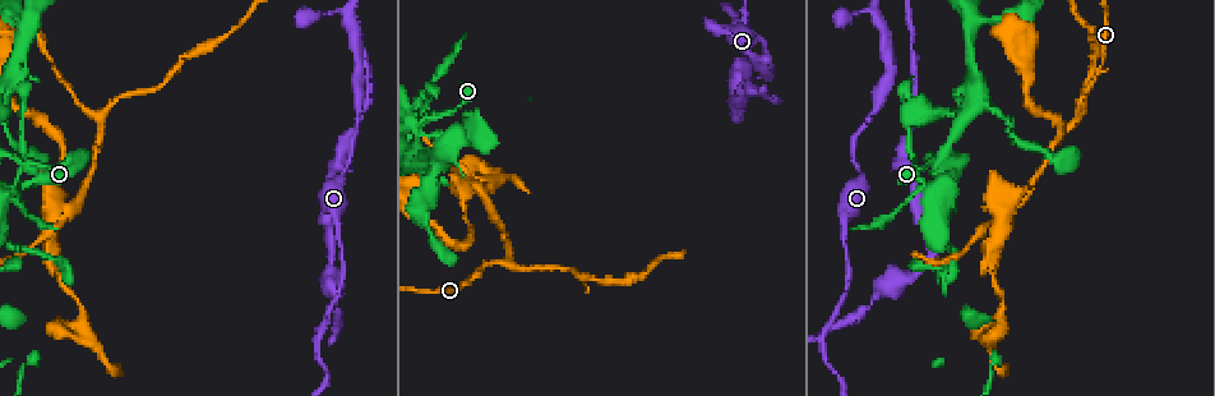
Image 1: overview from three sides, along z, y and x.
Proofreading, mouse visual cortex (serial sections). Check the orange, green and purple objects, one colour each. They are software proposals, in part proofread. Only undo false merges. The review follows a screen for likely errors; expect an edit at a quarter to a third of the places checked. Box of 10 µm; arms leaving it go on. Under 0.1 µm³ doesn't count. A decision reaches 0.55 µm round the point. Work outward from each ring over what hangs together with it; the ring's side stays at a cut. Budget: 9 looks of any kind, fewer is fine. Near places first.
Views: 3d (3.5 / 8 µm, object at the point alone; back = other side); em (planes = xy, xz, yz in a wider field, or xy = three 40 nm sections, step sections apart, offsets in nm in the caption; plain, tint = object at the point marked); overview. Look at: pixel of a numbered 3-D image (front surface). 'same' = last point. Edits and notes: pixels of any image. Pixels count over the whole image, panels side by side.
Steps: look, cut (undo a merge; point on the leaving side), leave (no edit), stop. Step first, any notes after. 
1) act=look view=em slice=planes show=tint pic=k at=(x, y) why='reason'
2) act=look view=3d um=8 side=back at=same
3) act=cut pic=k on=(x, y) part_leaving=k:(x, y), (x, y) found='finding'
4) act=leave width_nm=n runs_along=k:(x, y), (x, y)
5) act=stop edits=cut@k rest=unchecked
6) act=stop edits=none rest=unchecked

act=look view=3d um=3.5 pic=1 at=(1081, 112) why='three arms meet'

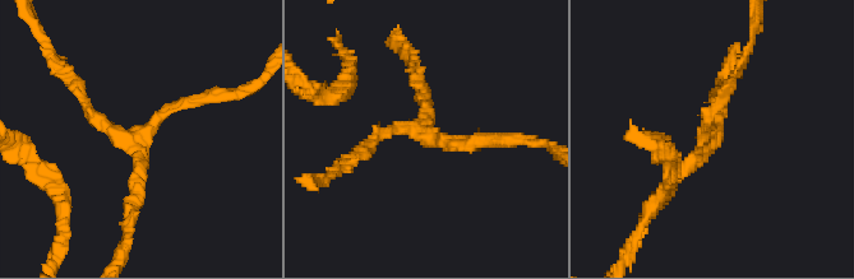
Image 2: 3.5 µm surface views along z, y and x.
act=leave arms=3 runs_along=2:(729, 87), (656, 208) found='continuous, no second cell'

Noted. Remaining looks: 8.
act=look view=3d um=3.5 pic=1 at=(58, 203) why='four or more arms meet'

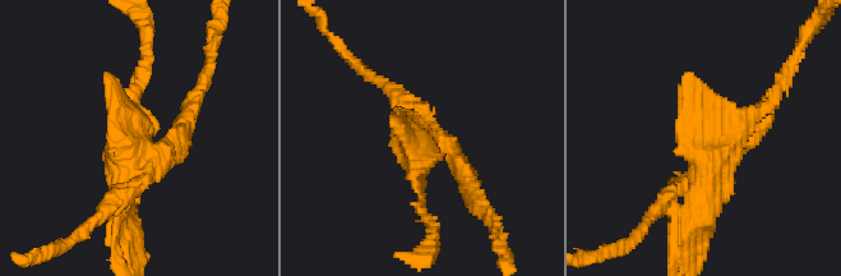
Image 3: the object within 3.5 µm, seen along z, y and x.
act=look view=em slice=xy step=3 show=tint pic=3 at=(424, 137)

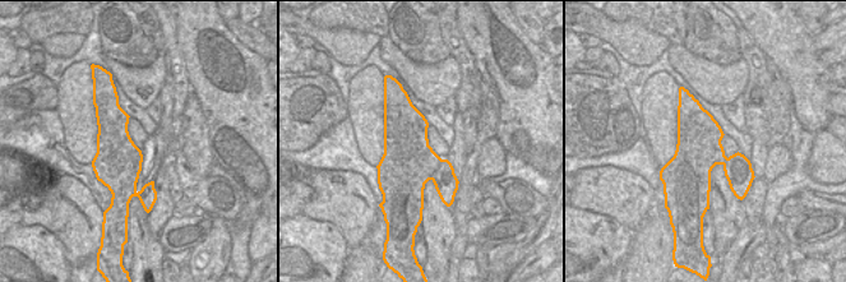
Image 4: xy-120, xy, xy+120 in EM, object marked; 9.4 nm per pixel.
act=cut pic=3 on=(716, 120) part_leaving=3:(437, 138), (416, 142), (429, 220) found='a second cell is stuck on'

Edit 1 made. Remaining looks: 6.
act=look view=3d um=3.5 pic=1 at=(328, 314) why='four arms meet'

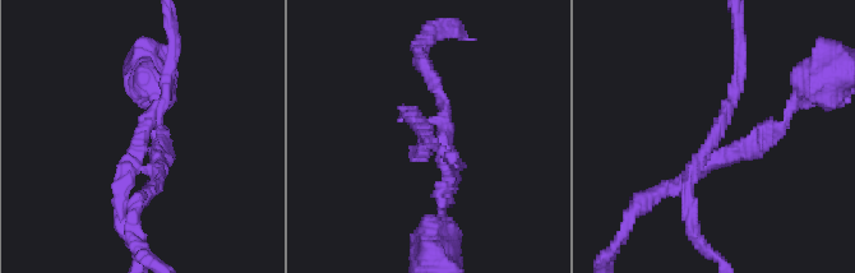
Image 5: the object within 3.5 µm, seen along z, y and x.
act=look view=em slice=xy step=1 show=tint pic=5 at=(428, 141) arms=4 arm_widths_nm=150,150,200,200

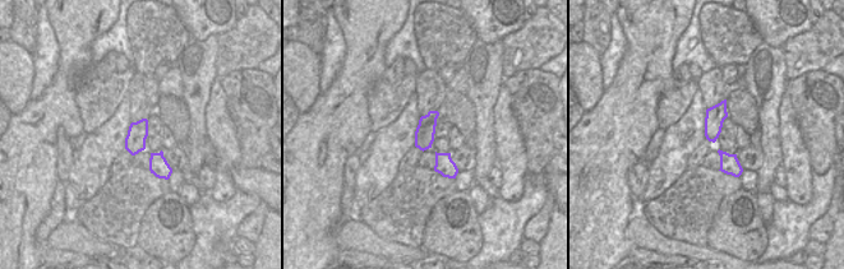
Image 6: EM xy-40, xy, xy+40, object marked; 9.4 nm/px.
act=cut pic=5 on=(758, 135) part_leaving=5:(719, 148), (777, 129), (807, 86) found='a second cell is stuck on'

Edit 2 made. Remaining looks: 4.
act=look view=overview why='see it whole again'

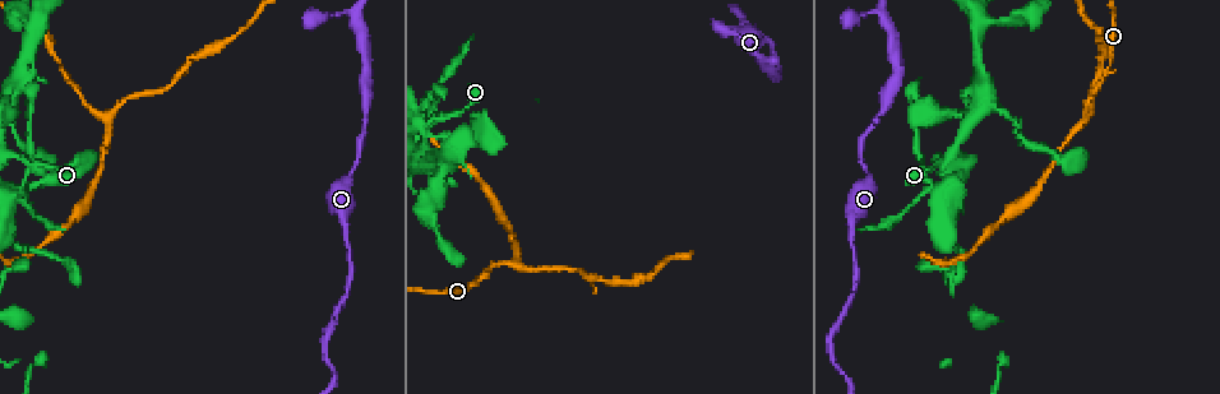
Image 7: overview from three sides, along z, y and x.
act=look view=3d um=8 pic=7 at=(354, 15) why='sudden change in width'

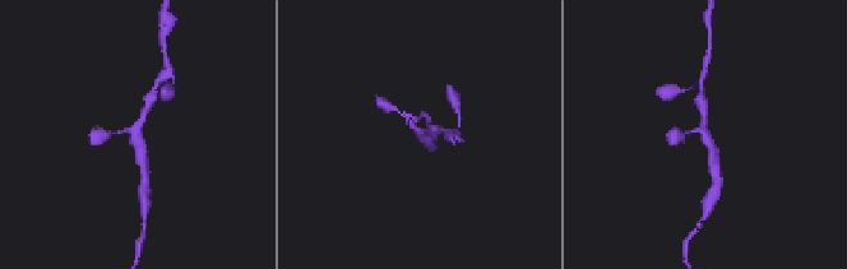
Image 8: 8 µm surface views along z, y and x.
act=look view=3d um=3.5 at=same

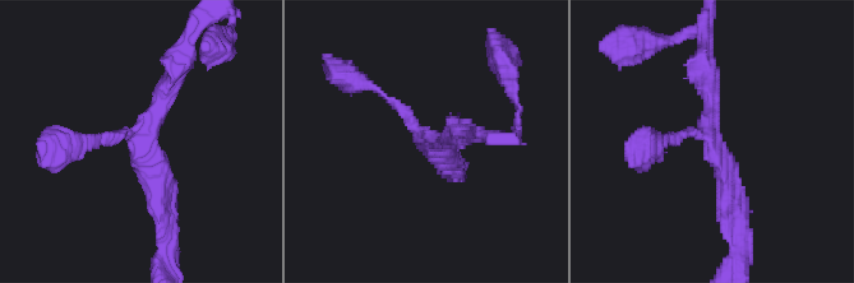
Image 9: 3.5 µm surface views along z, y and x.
act=look view=em slice=xy step=5 show=tint pic=9 at=(143, 141) why='shape alone is not enough'

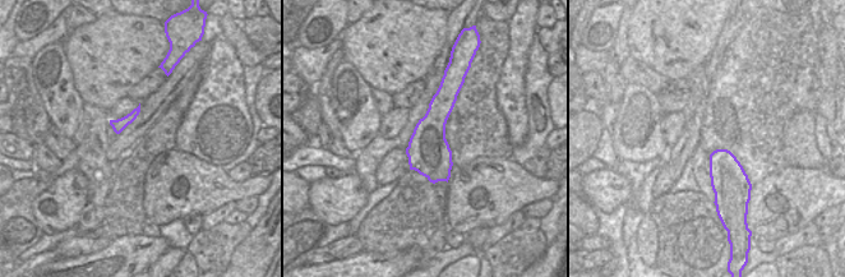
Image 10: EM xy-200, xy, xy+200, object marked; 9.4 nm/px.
act=leave runs_along=9:(456, 167), (377, 88) found='continuous, no second cell'

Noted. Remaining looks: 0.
act=stop edits=cut@3,cut@5 rest=unchecked

